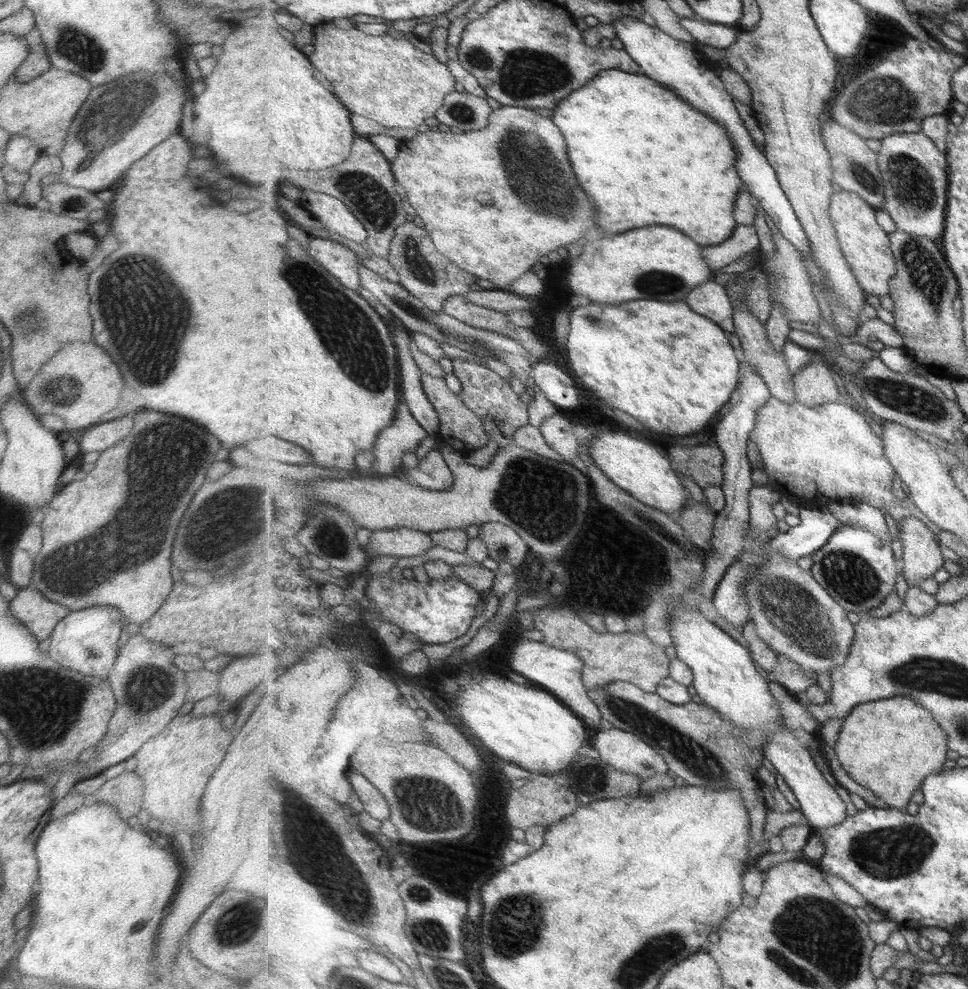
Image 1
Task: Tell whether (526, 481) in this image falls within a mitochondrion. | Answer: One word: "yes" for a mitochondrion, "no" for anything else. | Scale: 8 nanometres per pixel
yes

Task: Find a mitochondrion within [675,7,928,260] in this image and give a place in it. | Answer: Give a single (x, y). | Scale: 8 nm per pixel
(902, 107)

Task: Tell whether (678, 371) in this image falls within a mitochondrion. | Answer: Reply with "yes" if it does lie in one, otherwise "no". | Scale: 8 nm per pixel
no

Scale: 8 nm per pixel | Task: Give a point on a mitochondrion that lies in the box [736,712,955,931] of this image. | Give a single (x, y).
(889, 853)

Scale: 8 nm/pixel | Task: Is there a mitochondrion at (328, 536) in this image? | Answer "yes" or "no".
yes

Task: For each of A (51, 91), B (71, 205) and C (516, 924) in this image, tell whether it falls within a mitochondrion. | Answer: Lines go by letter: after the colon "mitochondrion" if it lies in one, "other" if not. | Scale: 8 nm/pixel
A: other
B: other
C: mitochondrion

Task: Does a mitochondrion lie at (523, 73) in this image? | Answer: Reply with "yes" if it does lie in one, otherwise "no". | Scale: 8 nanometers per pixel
yes

